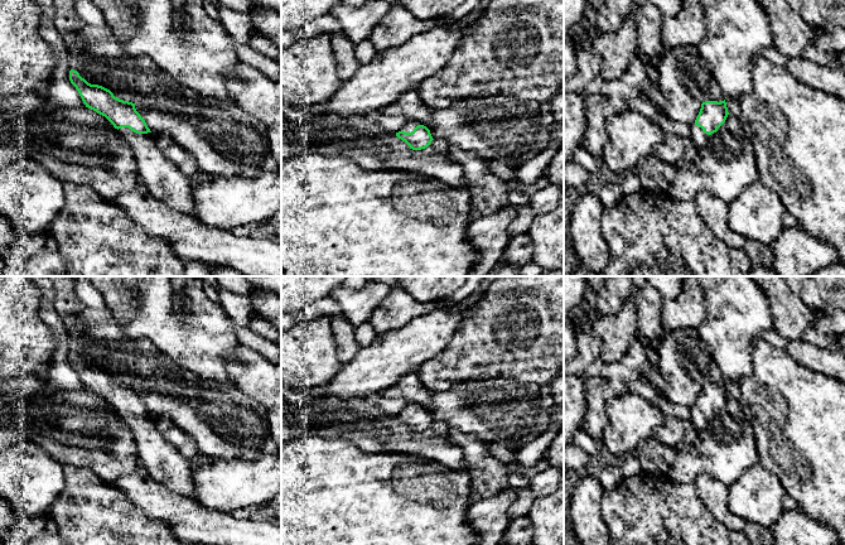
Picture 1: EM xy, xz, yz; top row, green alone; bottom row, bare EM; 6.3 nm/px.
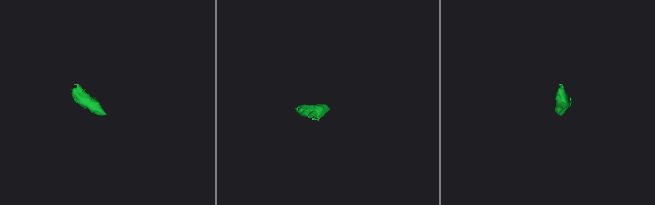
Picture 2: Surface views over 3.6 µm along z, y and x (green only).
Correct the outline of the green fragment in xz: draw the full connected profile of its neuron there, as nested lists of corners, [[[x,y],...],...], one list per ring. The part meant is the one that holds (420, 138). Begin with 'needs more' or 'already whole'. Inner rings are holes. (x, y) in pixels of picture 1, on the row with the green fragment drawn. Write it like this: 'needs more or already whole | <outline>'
needs more | [[[407,121],[402,130],[396,132],[396,136],[412,150],[425,149],[434,140],[430,130],[424,125],[417,125],[415,121]]]

